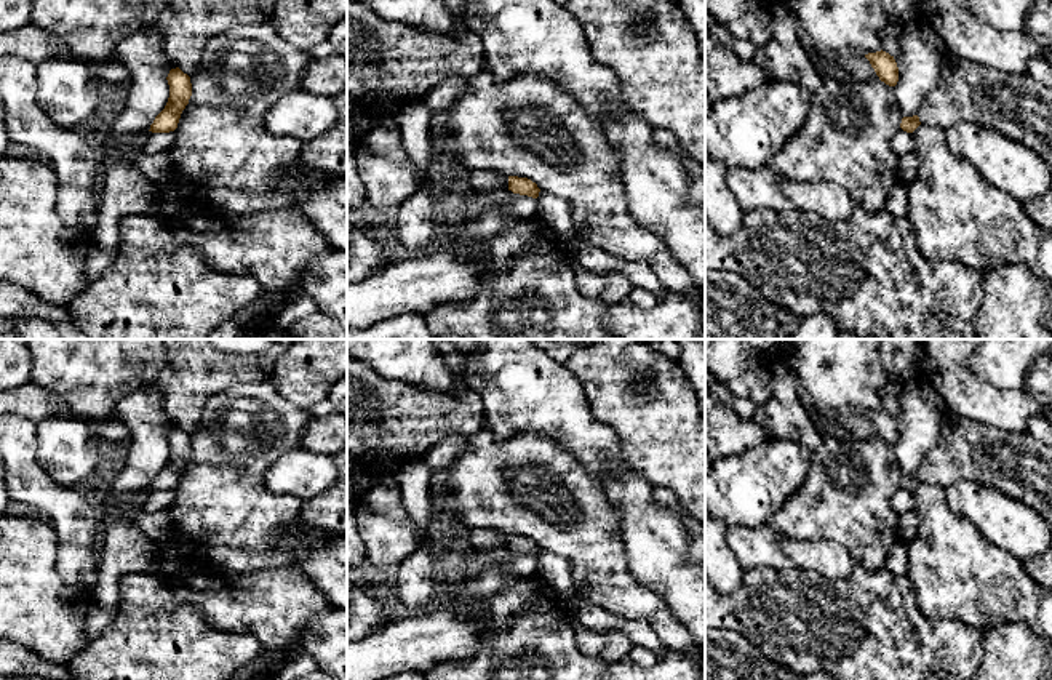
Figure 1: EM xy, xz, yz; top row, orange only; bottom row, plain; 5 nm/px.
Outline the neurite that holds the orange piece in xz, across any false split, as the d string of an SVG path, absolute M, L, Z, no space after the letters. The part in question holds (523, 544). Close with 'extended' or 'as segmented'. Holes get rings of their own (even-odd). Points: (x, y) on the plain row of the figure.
M508 534L508 549L532 557L539 555L540 547L528 536Z; as segmented

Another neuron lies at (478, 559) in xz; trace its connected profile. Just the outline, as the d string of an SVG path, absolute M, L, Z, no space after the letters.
M508 546L496 549L472 547L467 552L465 578L476 578L486 568L502 563L507 563L510 571L520 578L532 576L537 571L536 557L513 552Z

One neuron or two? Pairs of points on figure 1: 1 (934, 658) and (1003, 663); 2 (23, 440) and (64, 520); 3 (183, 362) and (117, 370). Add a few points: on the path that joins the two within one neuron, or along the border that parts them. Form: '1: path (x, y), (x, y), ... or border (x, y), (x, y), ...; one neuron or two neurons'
1: border (984, 631), (980, 663); two neurons
2: path (23, 460), (23, 472), (51, 501); one neuron
3: border (168, 356), (168, 362), (157, 381); two neurons

